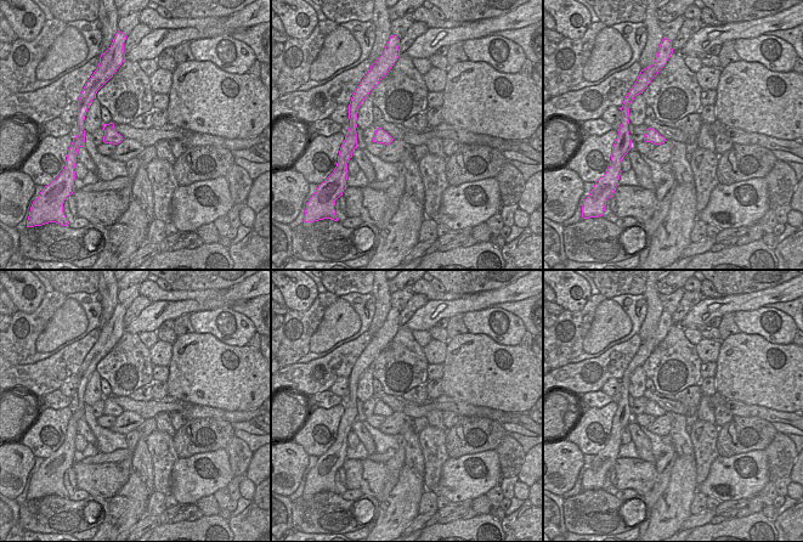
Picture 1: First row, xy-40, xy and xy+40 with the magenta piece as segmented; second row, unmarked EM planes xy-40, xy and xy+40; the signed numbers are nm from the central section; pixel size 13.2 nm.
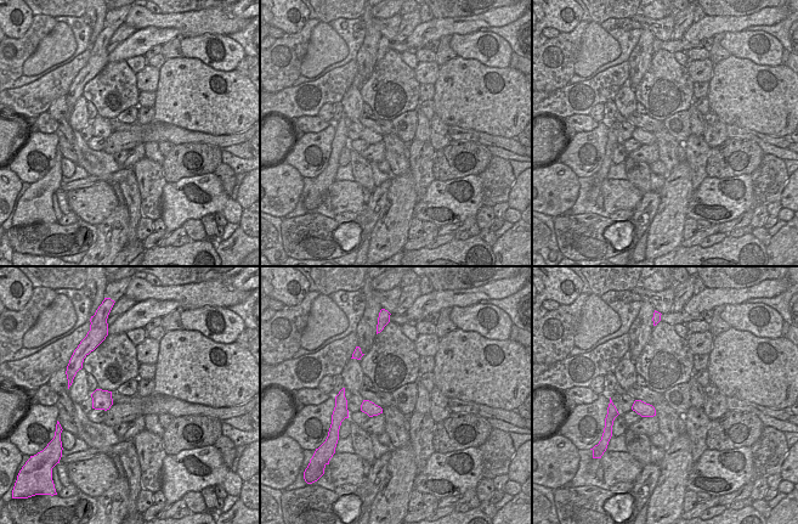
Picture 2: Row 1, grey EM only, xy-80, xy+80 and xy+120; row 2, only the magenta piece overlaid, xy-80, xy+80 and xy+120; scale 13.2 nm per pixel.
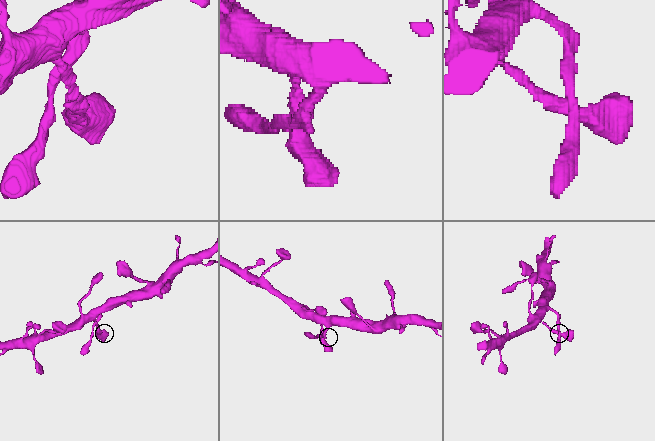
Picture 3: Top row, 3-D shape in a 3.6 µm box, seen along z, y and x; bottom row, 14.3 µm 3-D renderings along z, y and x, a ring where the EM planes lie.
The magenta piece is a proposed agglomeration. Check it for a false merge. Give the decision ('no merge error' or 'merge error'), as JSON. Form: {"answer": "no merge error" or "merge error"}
{"answer": "no merge error"}

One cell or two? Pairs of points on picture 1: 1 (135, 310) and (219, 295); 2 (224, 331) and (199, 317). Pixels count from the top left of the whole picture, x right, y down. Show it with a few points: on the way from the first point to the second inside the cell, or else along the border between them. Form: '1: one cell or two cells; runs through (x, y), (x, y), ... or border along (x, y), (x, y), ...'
1: two cells; border along (140, 294), (151, 303)
2: one cell; runs through (218, 325), (213, 321), (205, 321)

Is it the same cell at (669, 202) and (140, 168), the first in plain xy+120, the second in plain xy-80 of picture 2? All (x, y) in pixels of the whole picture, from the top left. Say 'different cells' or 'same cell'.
different cells

